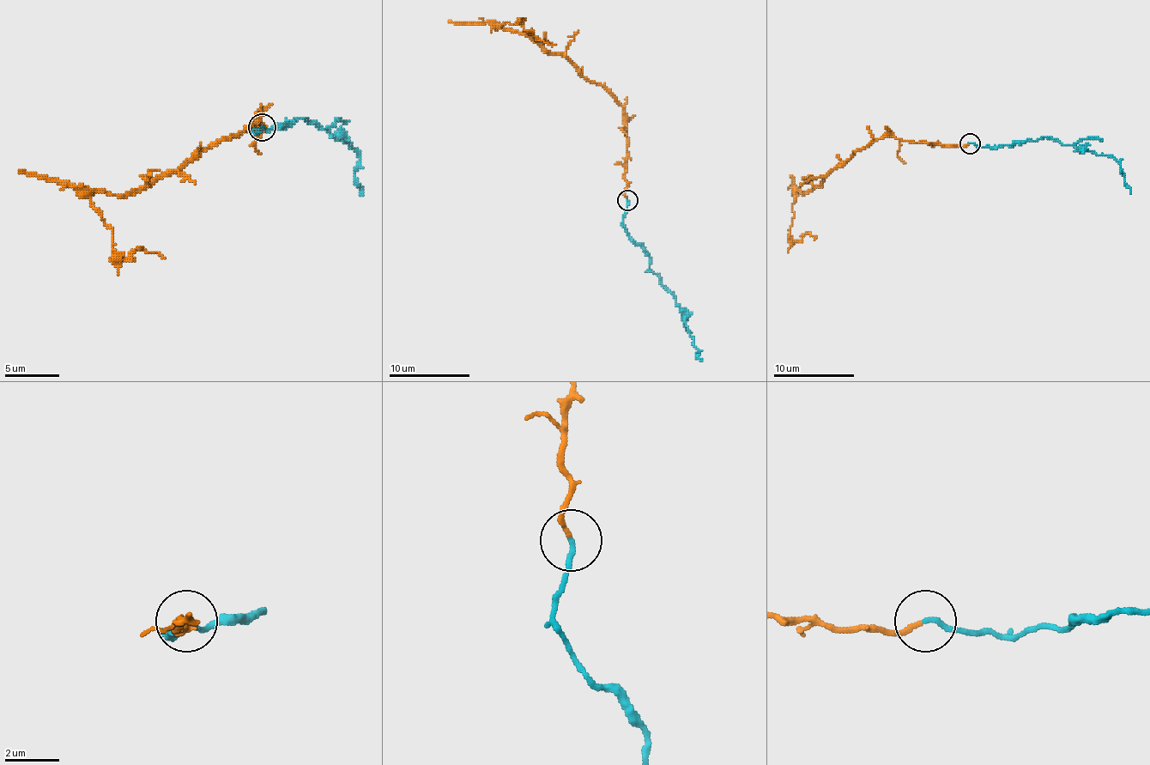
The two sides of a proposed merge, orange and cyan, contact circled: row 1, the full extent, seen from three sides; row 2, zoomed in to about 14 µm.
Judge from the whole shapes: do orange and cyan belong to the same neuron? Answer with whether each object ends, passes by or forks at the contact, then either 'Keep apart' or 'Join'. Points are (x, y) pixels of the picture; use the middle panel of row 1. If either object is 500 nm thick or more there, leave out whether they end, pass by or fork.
At the ring orange ends. At the ring cyan ends. Join

